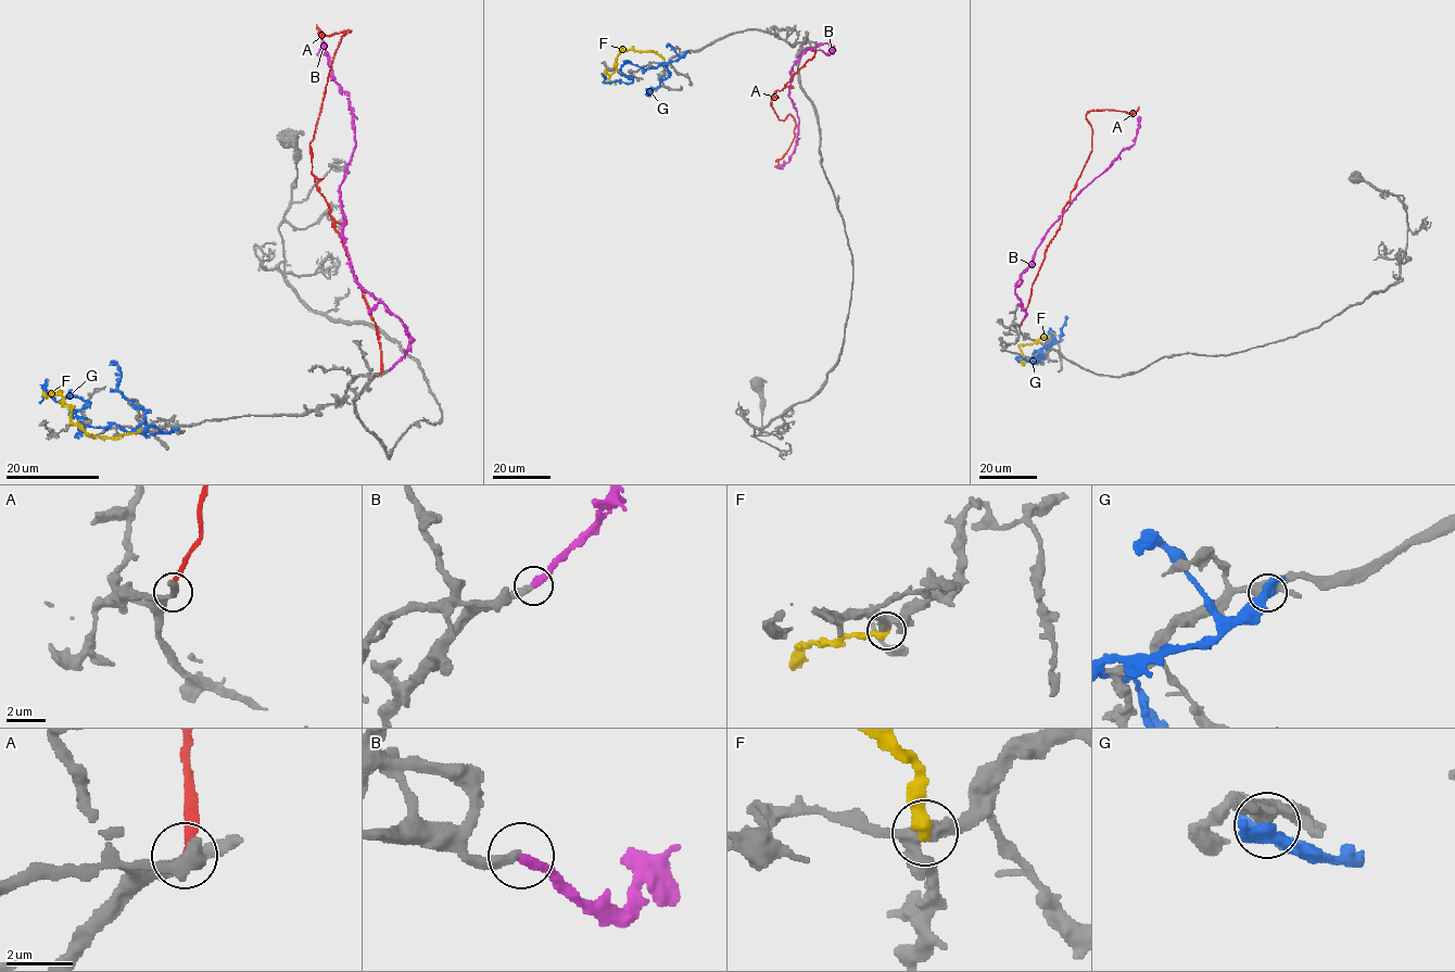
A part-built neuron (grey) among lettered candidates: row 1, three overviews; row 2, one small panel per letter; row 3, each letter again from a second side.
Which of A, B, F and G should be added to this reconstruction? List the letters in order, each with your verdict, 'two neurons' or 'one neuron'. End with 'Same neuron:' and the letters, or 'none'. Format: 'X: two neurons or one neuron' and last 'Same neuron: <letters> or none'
A: two neurons
B: one neuron
F: two neurons
G: two neurons
Same neuron: B

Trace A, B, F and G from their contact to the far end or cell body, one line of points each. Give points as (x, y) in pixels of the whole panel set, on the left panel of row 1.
A: (380, 373), (380, 342), (370, 308), (312, 175), (310, 143), (334, 50), (349, 32), (323, 36), (316, 24)
B: (389, 369), (408, 345), (408, 331), (353, 273), (340, 184), (355, 126), (323, 40)
F: (140, 430), (117, 438), (87, 434), (72, 420), (72, 406), (64, 404), (59, 394), (52, 394), (63, 391)
G: (174, 428), (139, 433), (115, 425), (86, 427), (72, 413), (89, 402), (57, 401), (45, 383), (39, 403)

